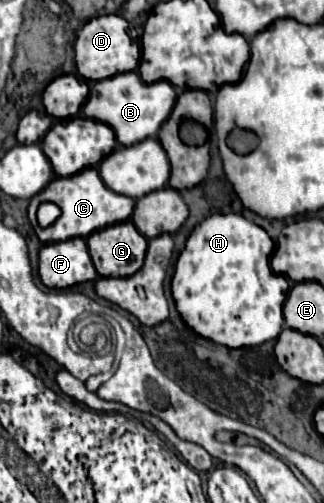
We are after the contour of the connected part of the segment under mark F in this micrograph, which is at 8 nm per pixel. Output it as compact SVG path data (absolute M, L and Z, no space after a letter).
M74 237L44 245L40 249L38 275L50 289L66 289L96 279L96 269L92 267L86 239Z

